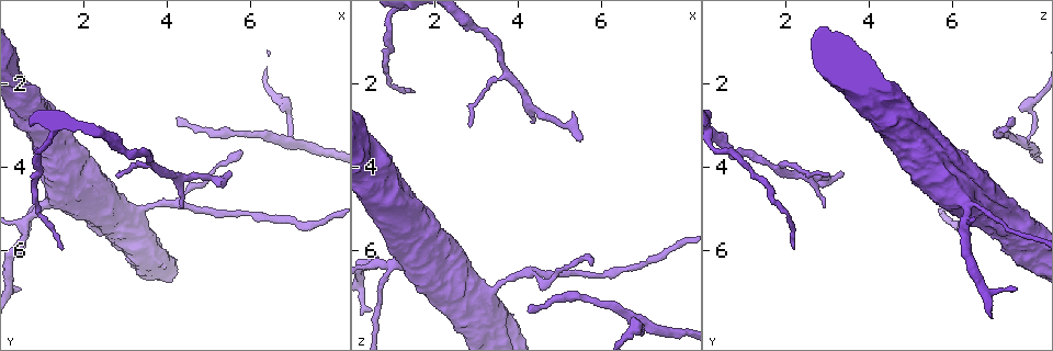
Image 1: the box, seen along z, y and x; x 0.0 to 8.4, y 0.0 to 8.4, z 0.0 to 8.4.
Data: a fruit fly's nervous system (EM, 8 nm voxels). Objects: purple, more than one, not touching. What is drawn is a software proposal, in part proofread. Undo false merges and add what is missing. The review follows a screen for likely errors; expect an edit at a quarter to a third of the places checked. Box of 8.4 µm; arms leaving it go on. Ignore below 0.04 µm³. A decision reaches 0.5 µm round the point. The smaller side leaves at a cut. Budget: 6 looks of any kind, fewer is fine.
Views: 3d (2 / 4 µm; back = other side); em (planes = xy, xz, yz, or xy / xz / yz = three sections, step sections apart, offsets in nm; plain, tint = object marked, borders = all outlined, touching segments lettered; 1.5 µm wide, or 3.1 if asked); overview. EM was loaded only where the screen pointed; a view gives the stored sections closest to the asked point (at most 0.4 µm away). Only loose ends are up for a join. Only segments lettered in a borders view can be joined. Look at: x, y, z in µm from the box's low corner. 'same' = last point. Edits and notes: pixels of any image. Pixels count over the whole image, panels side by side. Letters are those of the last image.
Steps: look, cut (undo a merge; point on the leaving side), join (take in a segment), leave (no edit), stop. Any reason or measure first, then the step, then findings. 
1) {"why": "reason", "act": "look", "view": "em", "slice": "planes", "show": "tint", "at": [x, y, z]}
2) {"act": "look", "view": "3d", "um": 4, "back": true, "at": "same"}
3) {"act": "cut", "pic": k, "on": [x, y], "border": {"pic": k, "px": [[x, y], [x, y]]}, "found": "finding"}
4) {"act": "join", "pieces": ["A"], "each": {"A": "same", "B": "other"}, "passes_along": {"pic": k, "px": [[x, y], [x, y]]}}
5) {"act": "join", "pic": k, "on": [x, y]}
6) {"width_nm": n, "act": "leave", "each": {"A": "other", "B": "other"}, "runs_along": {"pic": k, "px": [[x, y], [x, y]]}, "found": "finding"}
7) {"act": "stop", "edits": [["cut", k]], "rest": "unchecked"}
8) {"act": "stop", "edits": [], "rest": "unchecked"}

{"why": "free end", "act": "look", "view": "em", "slice": "planes", "show": "tint", "at": [5.45, 4.15, 3.40]}

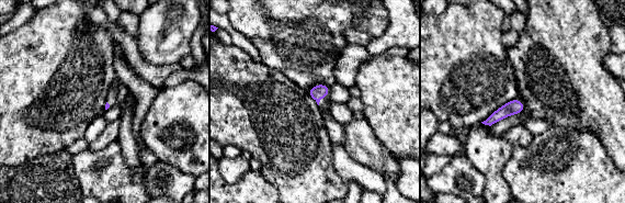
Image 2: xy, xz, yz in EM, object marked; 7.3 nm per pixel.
{"act": "look", "view": "em", "slice": "planes", "show": "borders", "at": "same"}

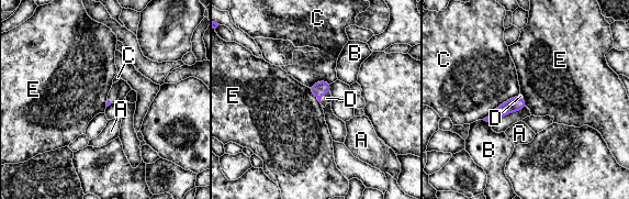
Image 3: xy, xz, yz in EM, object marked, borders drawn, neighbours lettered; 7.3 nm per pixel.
{"longest_contact_nm": ["C", 320], "act": "join", "pieces": ["D"], "each": {"A": "other", "B": "other", "C": "other", "D": "same", "E": "other"}, "passes_along": {"pic": 3, "px": [[322, 87], [323, 94], [326, 98]]}, "found": "the cell continues"}

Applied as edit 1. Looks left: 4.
{"act": "look", "view": "overview"}

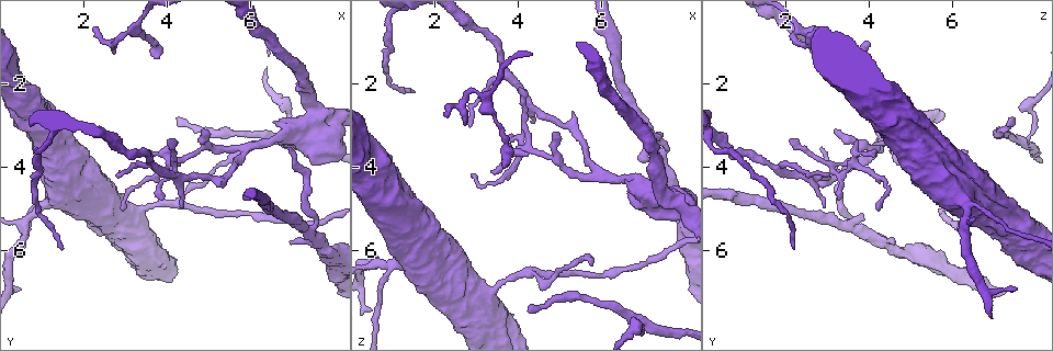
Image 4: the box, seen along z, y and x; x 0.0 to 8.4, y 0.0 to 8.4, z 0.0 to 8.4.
{"why": "calibre changes", "act": "look", "view": "em", "slice": "planes", "show": "tint", "at": [3.80, 4.85, 6.70]}

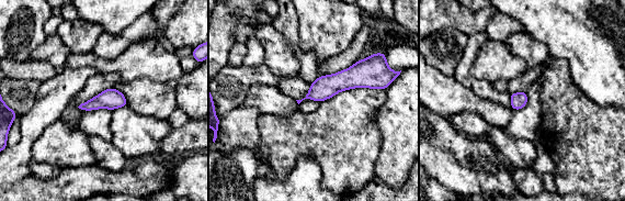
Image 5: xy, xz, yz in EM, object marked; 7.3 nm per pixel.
{"act": "look", "view": "em", "slice": "planes", "show": "borders", "at": "same"}

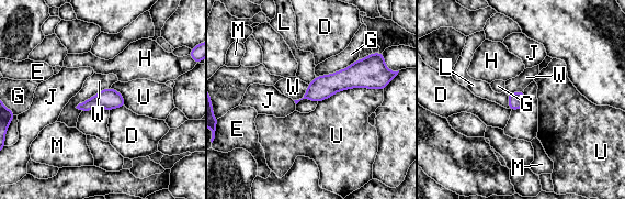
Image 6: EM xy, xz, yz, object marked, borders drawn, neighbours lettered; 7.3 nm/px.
{"width_nm": 120, "act": "leave", "each": {"D": "other", "E": "other", "G": "other", "H": "other", "J": "other", "L": "other", "M": "other", "U": "other", "W": "other"}, "border": {"pic": 6, "px": [[108, 87], [75, 107]]}, "found": "continuous, no second cell"}

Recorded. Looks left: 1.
{"act": "stop", "edits": [["join", 3]], "rest": "unchecked"}

